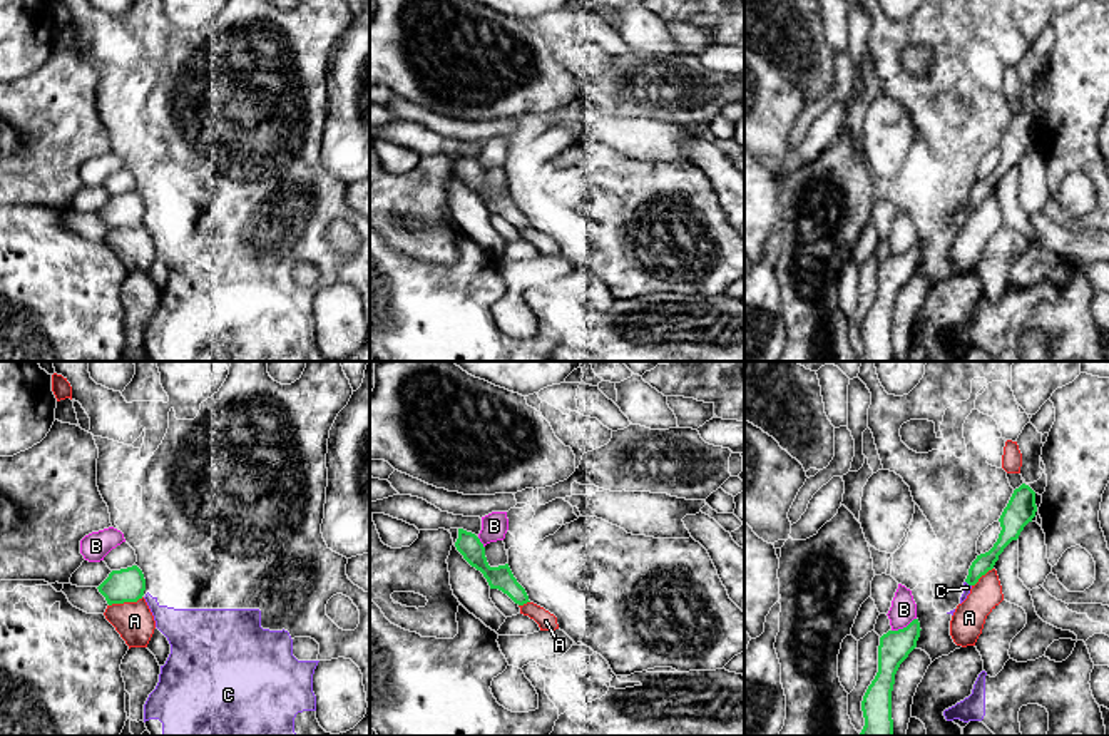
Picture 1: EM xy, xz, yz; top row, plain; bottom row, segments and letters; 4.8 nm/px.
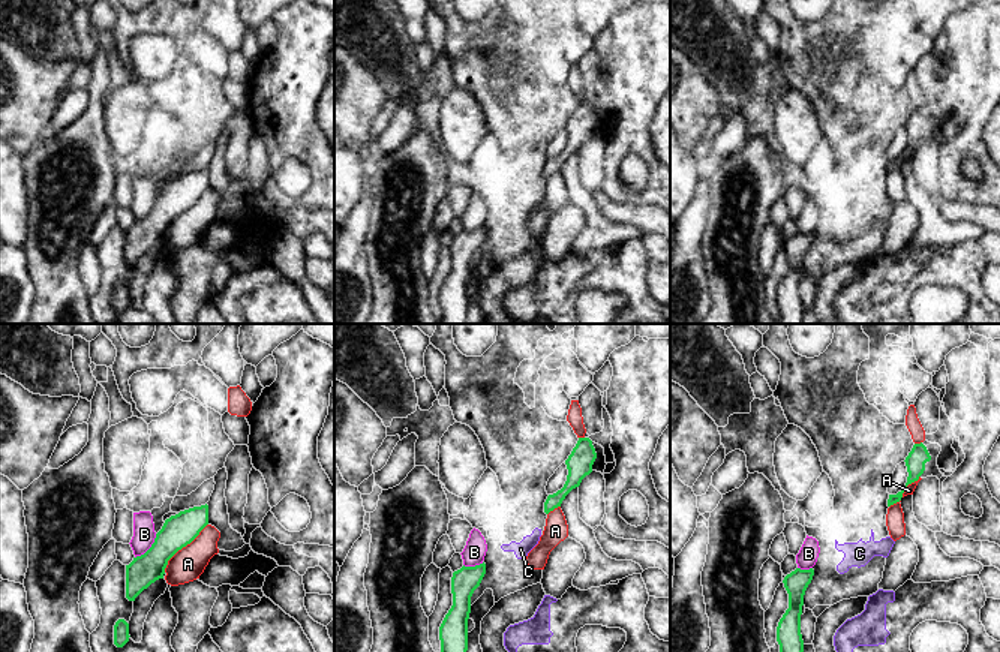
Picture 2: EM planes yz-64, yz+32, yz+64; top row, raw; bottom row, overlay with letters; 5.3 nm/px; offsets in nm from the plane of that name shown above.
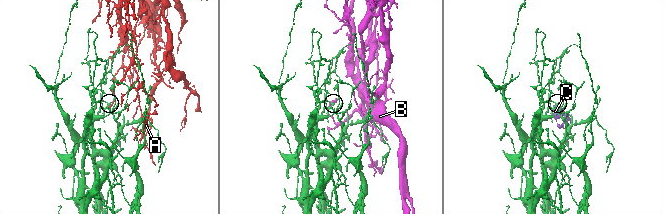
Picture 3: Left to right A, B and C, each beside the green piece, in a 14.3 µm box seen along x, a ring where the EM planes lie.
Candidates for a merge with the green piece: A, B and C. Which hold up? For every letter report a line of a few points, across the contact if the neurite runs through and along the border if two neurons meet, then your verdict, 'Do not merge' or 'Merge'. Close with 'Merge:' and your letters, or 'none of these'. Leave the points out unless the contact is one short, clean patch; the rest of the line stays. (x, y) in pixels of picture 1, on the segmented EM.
A: Do not merge
B: Do not merge
C: Line: yz (965, 581), (971, 586). Do not merge
Merge: none of these

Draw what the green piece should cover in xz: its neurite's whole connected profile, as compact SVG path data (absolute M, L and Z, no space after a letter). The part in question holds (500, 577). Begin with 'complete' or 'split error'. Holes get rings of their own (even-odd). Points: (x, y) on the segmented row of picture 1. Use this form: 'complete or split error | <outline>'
complete | M458 529L455 547L472 567L483 574L490 589L502 590L519 606L530 602L525 589L517 582L509 564L498 567L488 565L485 547L475 534Z

